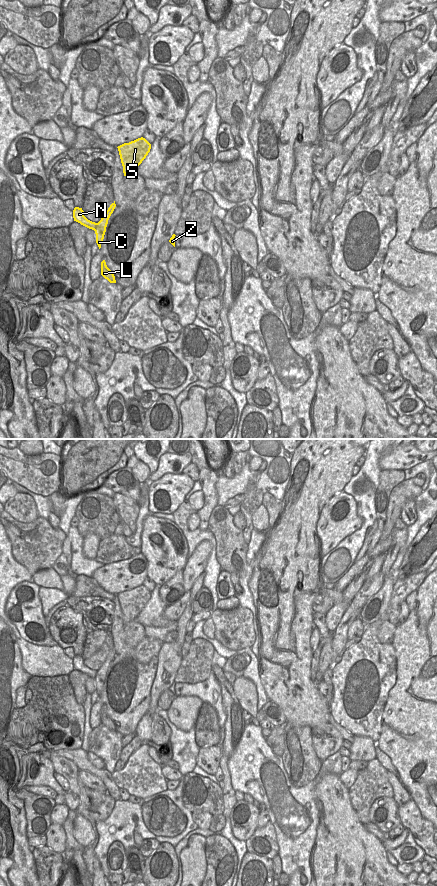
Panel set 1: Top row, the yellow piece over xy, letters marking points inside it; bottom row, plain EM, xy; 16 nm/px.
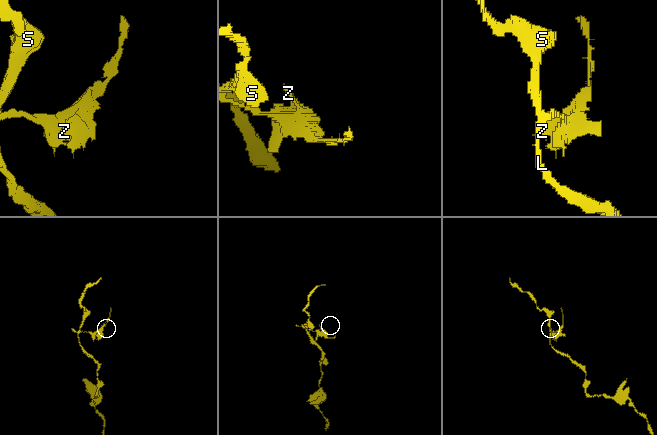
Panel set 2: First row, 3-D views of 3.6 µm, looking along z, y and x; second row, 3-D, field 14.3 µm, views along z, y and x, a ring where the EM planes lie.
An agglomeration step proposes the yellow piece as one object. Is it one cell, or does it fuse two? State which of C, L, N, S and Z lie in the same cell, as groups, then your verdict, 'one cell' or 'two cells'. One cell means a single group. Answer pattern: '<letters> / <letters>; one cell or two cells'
C L S / N Z; two cells

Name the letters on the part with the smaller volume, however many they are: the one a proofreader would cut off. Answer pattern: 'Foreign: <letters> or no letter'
Foreign: N, Z

